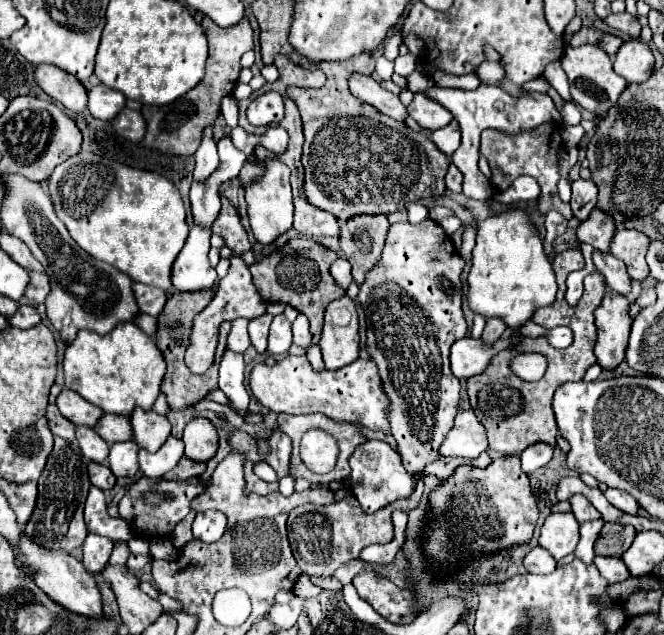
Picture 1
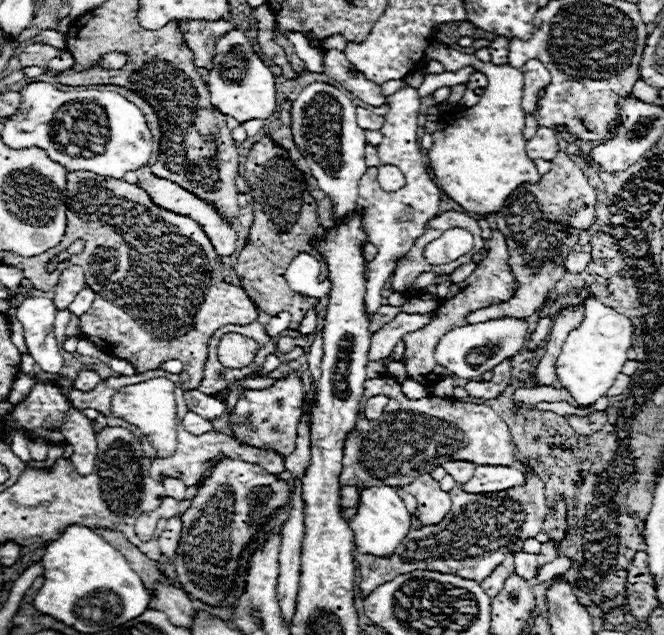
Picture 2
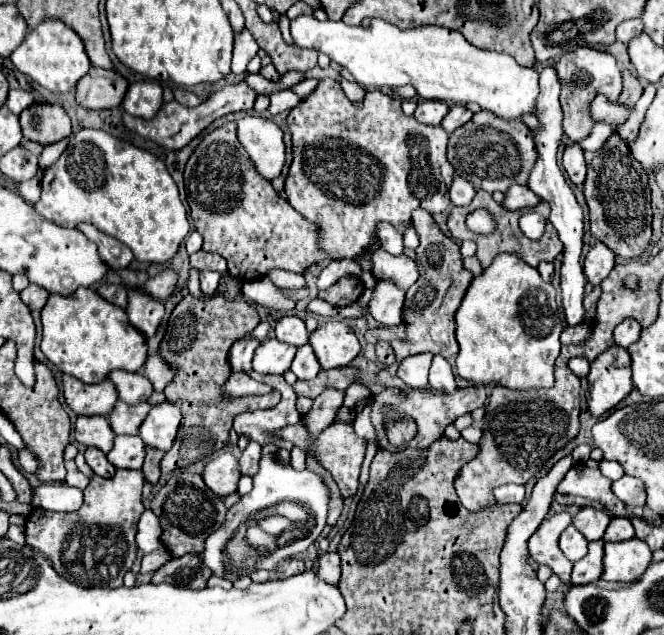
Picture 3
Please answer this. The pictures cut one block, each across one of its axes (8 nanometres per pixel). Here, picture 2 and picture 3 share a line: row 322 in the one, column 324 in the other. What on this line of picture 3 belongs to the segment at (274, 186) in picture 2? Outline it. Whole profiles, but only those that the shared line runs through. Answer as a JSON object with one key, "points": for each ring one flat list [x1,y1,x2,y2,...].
{"points":[[342,278,336,284,332,284,328,290,322,290,320,298,326,300,328,304,340,308,340,306,354,304,360,298,362,290,364,290,364,286,358,278]]}

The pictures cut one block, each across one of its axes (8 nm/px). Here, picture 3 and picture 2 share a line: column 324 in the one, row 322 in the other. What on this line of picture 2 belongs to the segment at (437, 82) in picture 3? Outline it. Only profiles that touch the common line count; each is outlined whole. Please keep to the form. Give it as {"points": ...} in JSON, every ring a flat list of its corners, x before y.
{"points":[[24,298,16,308,16,318,22,322,28,354,40,370,56,374,64,364,64,350,54,336,56,308,50,298]]}

